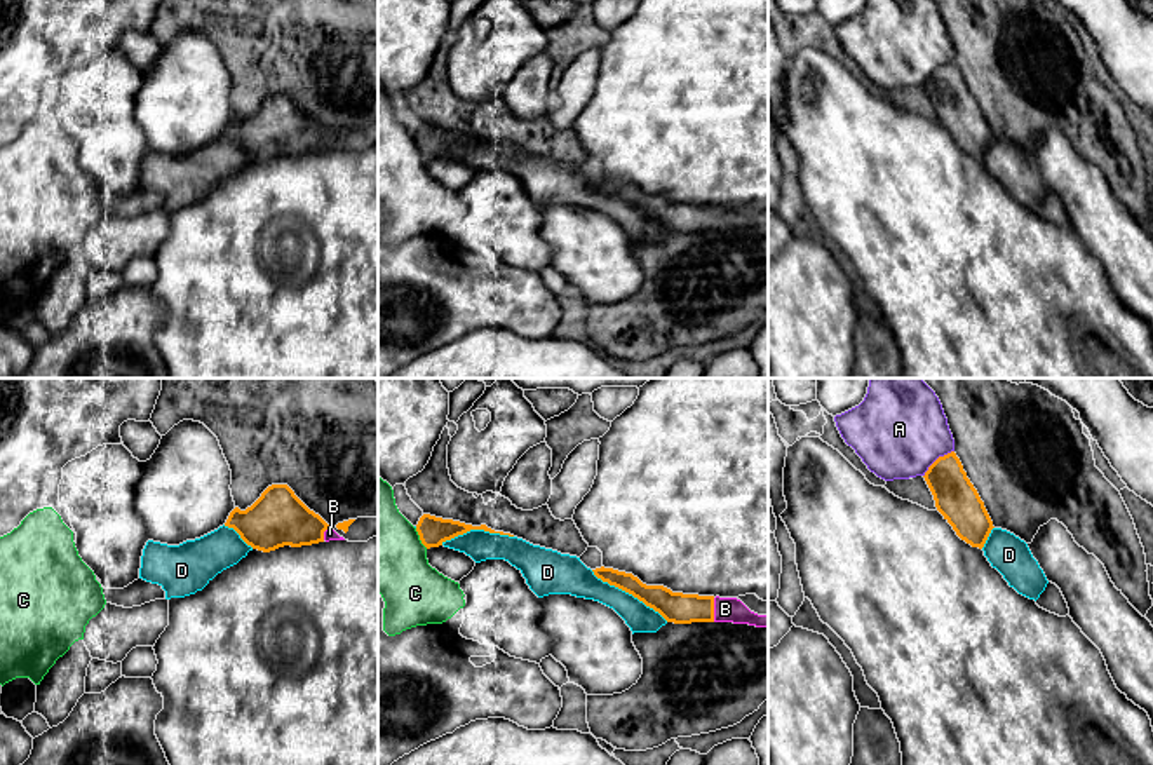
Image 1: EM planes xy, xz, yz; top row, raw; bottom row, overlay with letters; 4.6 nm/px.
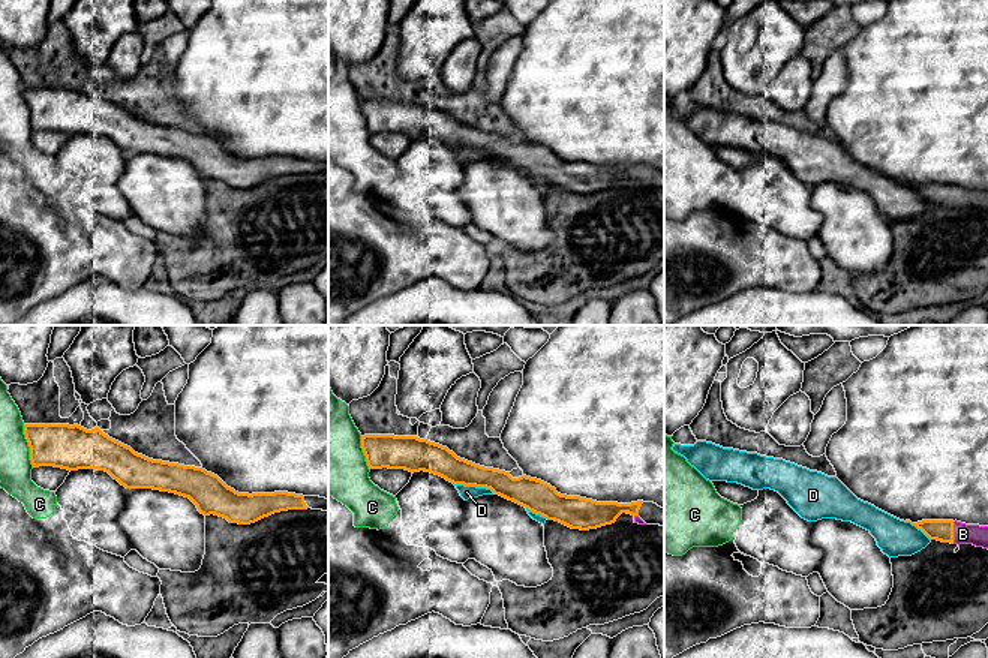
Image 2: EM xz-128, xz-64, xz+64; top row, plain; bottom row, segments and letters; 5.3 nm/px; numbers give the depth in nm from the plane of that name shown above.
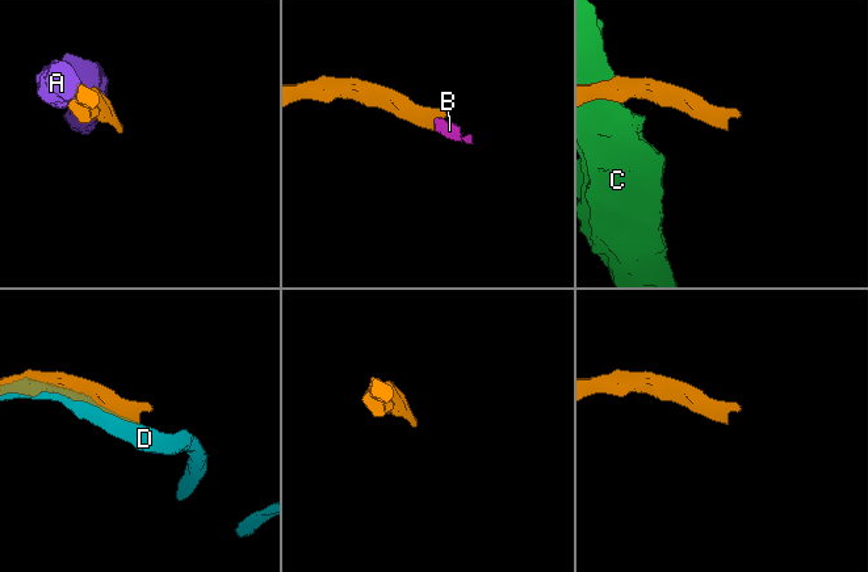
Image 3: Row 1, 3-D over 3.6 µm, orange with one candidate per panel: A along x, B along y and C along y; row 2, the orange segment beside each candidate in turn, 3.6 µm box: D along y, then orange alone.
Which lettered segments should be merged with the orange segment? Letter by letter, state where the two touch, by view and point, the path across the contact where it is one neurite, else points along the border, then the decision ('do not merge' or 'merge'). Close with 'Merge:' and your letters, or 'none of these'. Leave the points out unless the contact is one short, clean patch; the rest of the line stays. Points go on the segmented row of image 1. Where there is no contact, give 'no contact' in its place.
A: contact yz (936, 460); do not merge
B: contact xz (713, 610); merge
C: contact xz (420, 539); do not merge
D: contact xz (629, 593); do not merge
Merge: B

